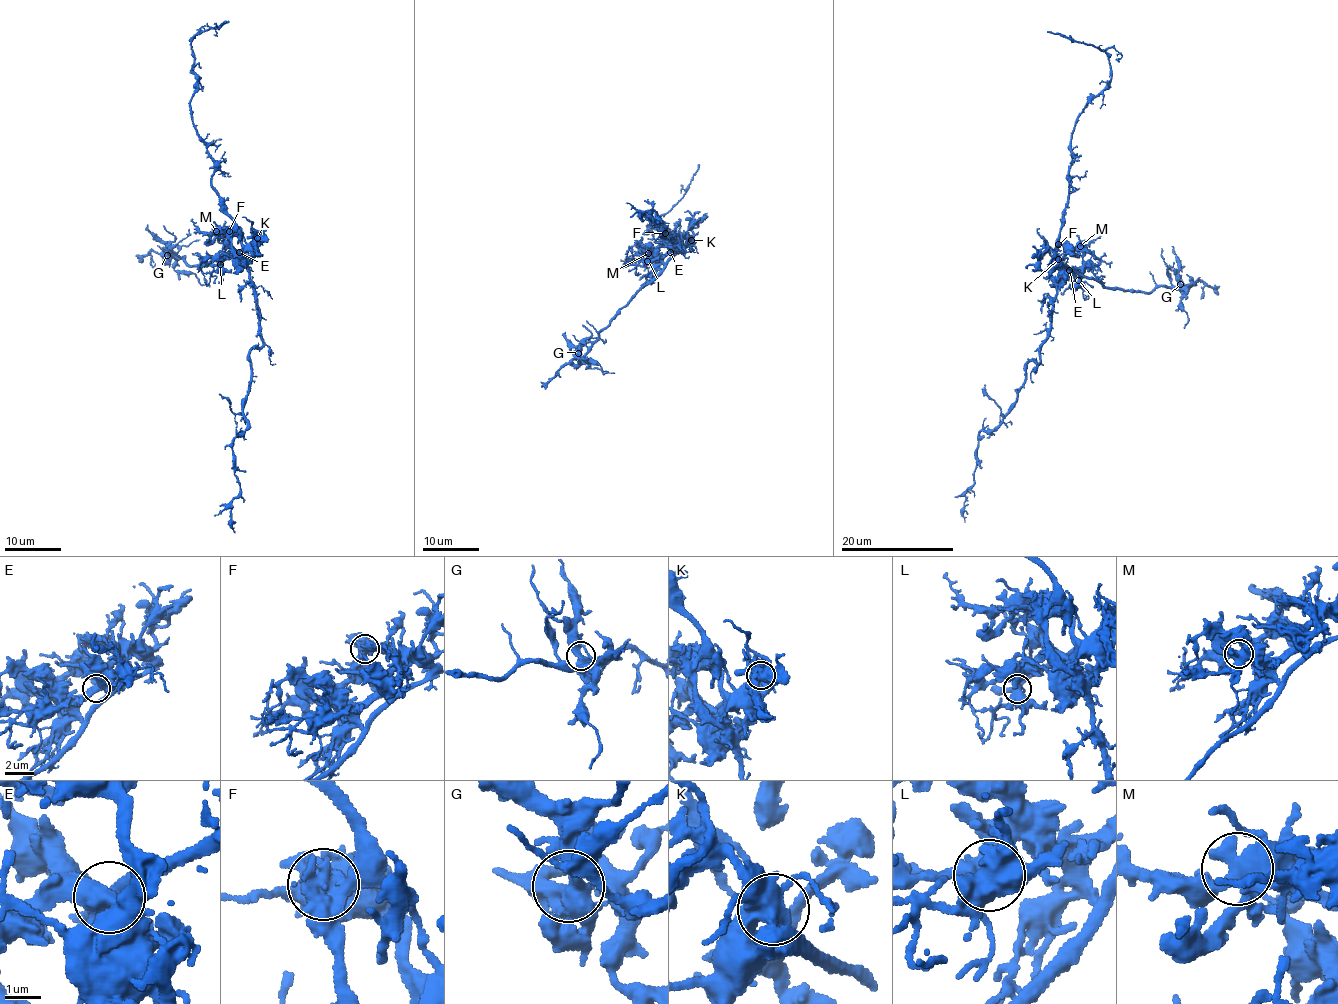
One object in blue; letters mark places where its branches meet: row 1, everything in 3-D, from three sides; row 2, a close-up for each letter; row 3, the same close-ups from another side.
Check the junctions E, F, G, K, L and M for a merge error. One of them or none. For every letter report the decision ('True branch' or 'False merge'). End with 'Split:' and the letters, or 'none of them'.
E: True branch
F: False merge
G: True branch
K: True branch
L: True branch
M: True branch
Split: F

